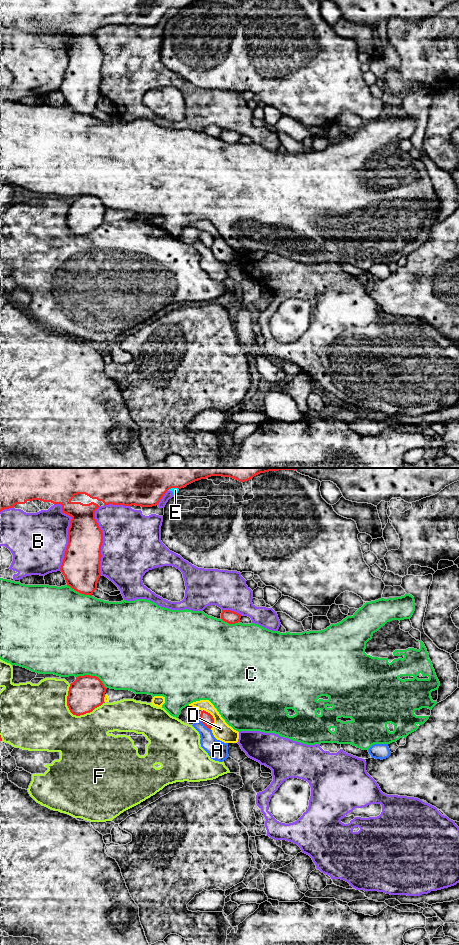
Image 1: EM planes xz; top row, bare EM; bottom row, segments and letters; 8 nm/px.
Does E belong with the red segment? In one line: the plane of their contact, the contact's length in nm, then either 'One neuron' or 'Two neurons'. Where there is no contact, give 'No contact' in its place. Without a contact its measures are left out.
Touches red in xz. Shared border 100 nm. Two neurons

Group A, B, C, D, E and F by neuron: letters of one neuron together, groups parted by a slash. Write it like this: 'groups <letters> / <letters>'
groups A / B E / C / D / F

